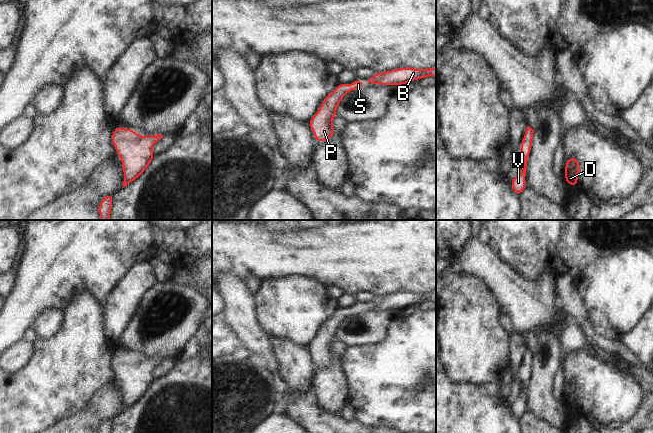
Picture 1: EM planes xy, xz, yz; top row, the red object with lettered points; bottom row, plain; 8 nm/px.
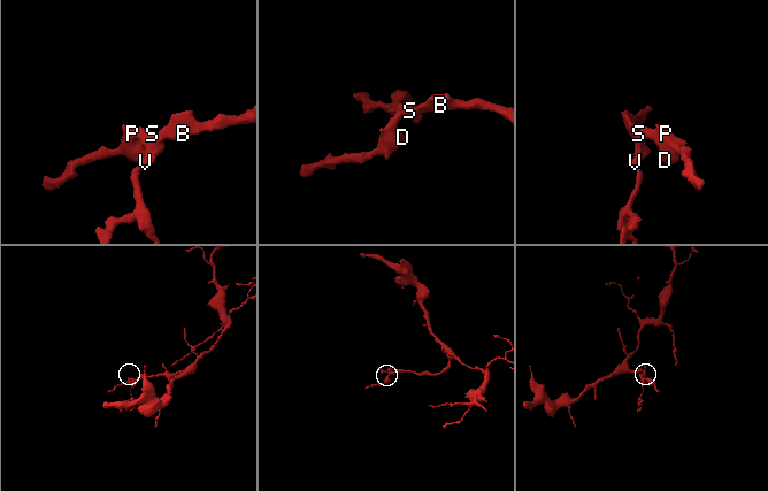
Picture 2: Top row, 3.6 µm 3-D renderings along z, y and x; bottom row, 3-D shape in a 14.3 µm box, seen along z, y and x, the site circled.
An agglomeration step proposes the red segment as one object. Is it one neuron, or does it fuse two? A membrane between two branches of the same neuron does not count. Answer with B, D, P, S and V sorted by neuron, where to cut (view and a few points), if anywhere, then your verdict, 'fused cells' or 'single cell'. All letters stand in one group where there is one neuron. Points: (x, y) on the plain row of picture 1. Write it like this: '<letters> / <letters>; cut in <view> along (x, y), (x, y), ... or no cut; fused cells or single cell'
B D P S V; no cut; single cell

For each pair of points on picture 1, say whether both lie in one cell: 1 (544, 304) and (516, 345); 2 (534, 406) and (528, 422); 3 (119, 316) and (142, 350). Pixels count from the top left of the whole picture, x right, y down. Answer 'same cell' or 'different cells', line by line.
1: different cells
2: different cells
3: different cells

